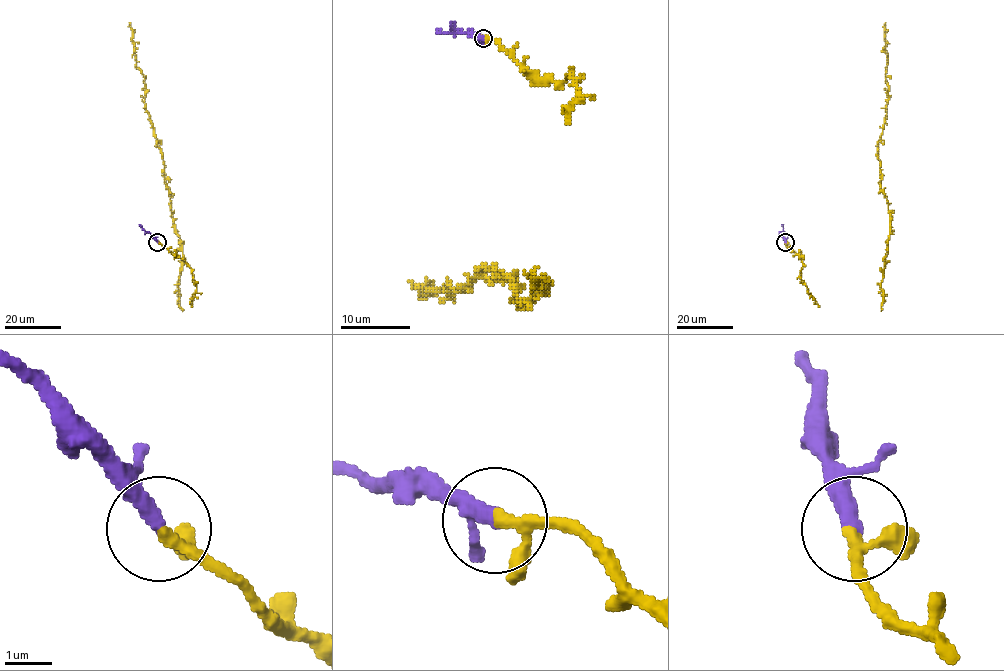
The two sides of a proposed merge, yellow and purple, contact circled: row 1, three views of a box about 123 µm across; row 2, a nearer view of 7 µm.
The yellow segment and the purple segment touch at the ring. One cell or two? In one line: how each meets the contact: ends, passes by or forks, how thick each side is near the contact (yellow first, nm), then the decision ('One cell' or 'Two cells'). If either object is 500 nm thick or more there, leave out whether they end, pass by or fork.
At the ring yellow passes by. At the ring purple ends. Thickness 200 nm (yellow) against 400 nm. One cell

